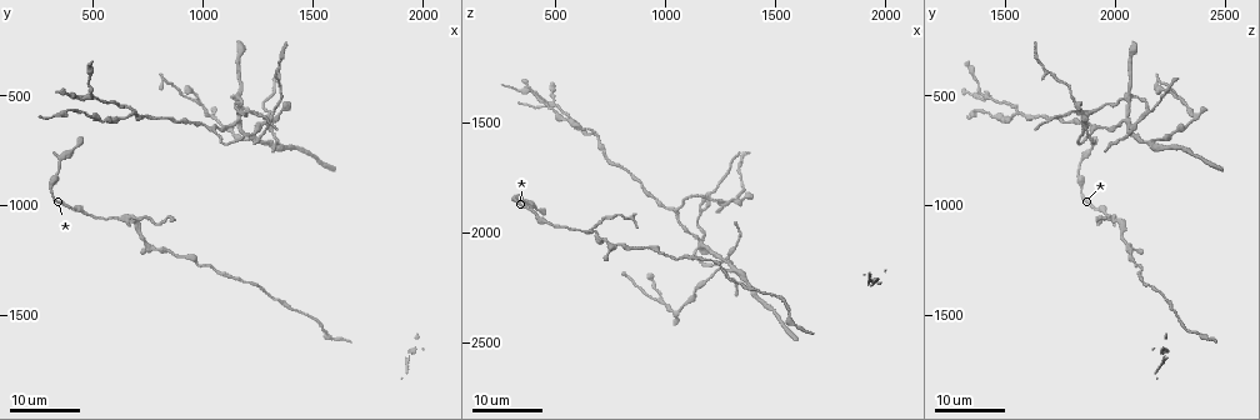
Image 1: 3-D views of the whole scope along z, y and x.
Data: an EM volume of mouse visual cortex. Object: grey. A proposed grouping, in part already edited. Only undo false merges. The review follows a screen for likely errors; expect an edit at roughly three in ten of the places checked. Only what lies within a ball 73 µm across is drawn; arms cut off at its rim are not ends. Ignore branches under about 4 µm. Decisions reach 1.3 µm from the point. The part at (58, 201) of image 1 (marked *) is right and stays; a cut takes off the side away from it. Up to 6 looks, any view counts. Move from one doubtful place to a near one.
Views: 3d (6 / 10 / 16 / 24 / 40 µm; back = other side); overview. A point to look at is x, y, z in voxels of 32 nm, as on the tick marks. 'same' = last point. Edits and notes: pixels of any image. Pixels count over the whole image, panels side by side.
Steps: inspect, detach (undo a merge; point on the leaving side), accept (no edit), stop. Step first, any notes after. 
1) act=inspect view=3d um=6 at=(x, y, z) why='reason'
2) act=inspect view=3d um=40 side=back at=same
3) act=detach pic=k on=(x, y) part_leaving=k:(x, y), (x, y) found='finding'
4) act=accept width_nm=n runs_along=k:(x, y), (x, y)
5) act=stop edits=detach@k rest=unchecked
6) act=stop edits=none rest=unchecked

act=inspect view=3d um=16 at=(1390, 1460, 2260) why='thick turns thin'

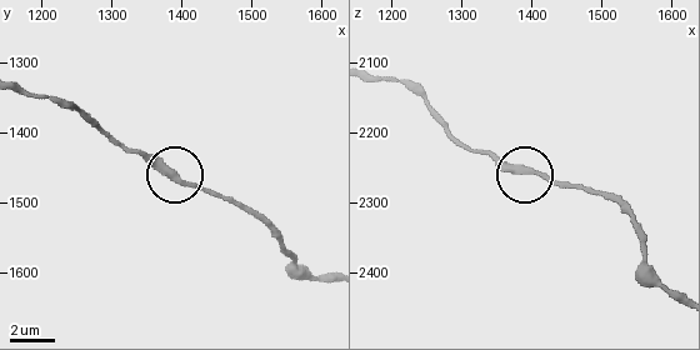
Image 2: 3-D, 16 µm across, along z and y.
act=inspect view=3d um=10 at=(1400, 1470, 2255)

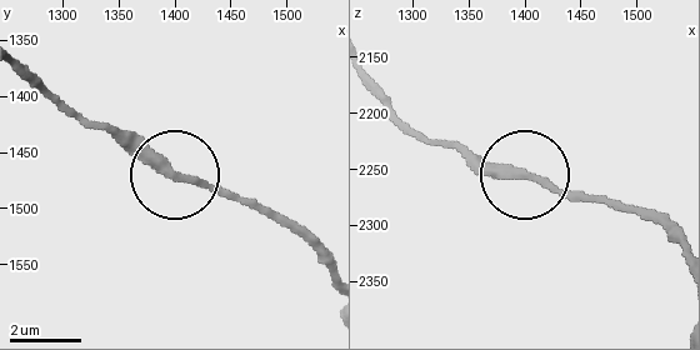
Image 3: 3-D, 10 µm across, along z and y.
act=accept runs_along=3:(374, 95), (428, 136), (595, 200) found='all the same cell'

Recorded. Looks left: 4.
act=inspect view=3d um=24 at=(1160, 500, 2050) why='four-way junction'

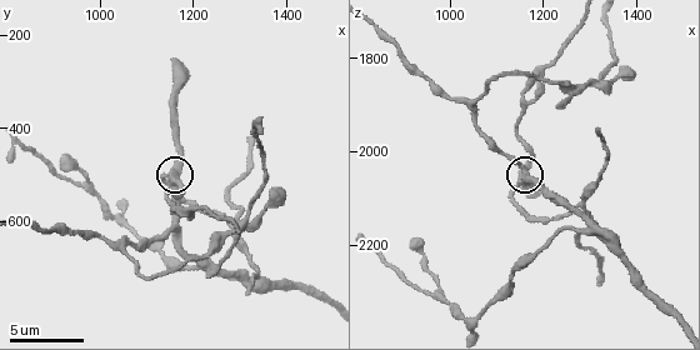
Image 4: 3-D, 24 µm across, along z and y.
act=inspect view=3d um=10 at=same

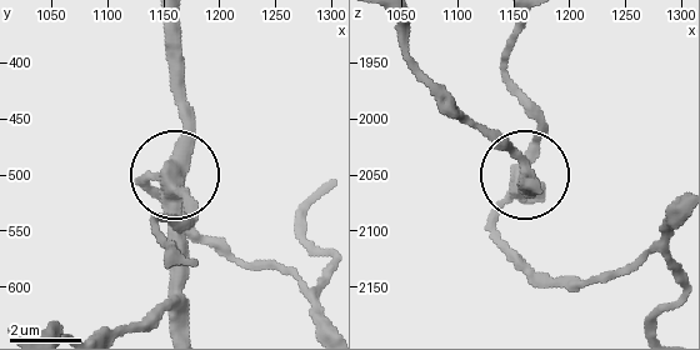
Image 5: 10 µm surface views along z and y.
act=detach pic=5 on=(184, 206) arms=4 part_leaving=5:(168, 176), (185, 198), (159, 221), (168, 245) found='two cells meet here'

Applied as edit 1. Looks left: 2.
act=inspect view=3d um=10 at=(1050, 655, 1905) why='three-way junction'

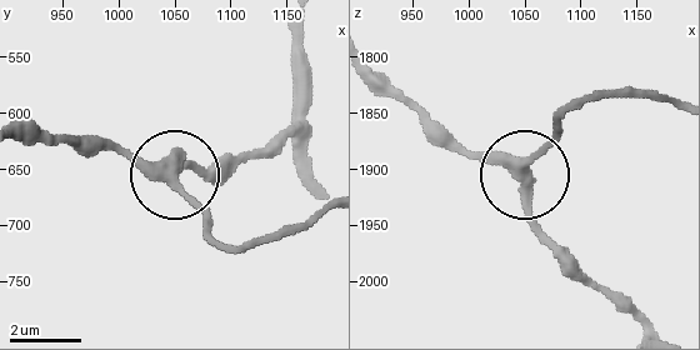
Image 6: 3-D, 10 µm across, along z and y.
act=inspect view=3d um=6 at=(1050, 654, 1900)

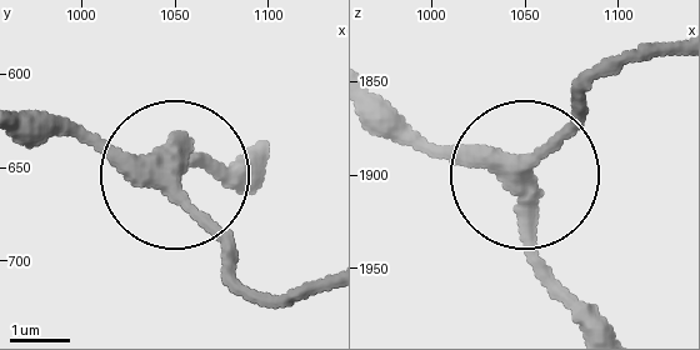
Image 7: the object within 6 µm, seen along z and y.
act=accept found='all the same cell'

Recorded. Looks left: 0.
act=stop edits=detach@5 rest=unchecked

